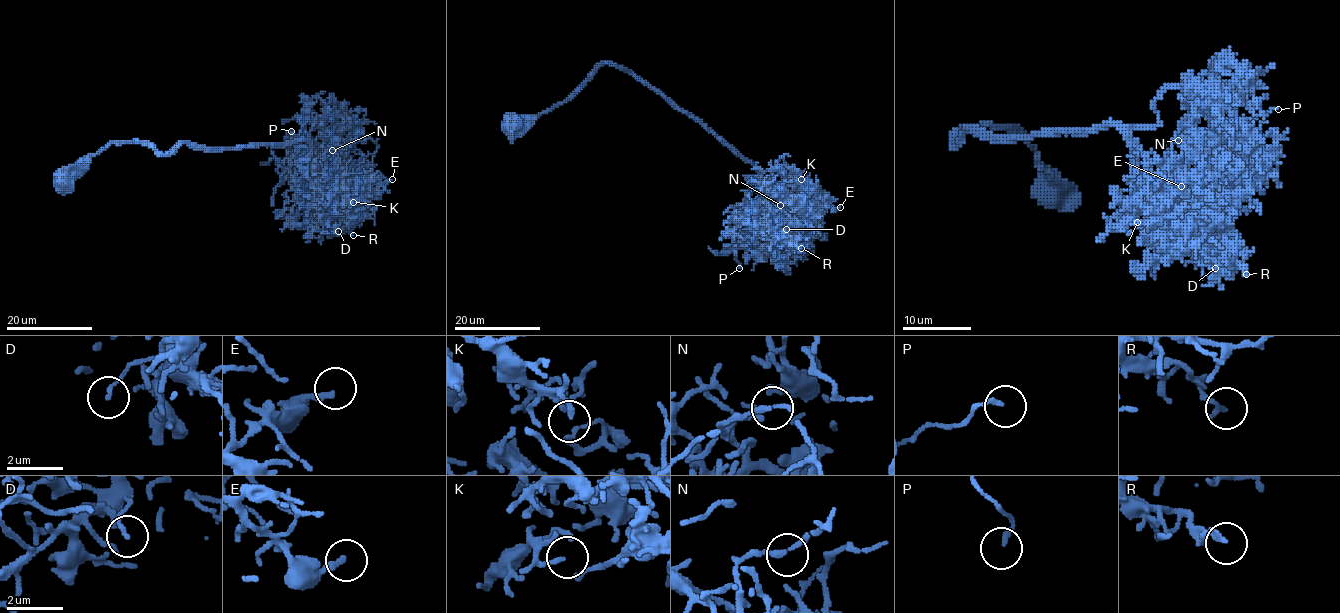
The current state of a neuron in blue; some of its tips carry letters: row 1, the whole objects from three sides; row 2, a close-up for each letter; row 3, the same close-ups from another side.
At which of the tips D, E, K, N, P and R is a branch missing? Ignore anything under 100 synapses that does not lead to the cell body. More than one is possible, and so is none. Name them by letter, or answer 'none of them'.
none of them

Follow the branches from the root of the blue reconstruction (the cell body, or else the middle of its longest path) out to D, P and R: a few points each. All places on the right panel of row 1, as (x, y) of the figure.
D: (1050, 194), (1016, 130), (968, 126), (955, 138), (1116, 126), (1133, 169), (1227, 249), (1215, 268)
P: (1050, 194), (1016, 130), (955, 138), (1116, 126), (1144, 179), (1181, 188), (1208, 130), (1278, 109)
R: (1050, 194), (1016, 130), (968, 126), (955, 138), (1116, 126), (1133, 169), (1207, 222), (1246, 274)

